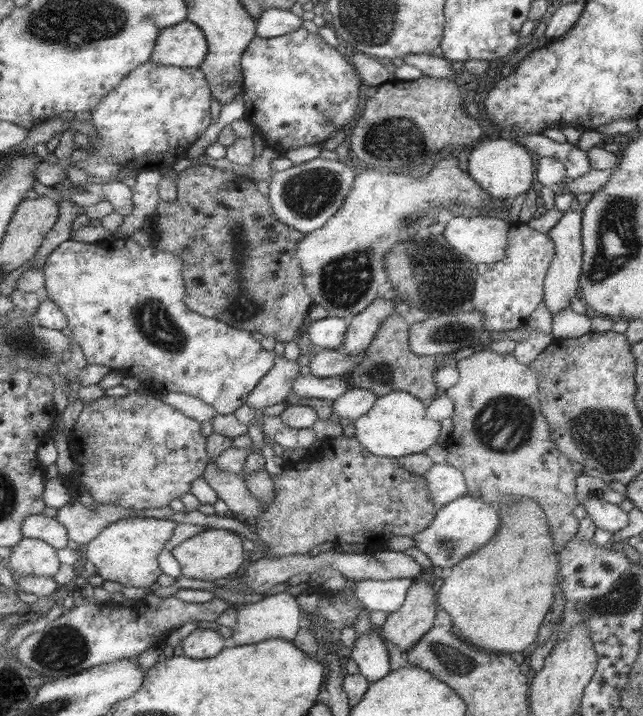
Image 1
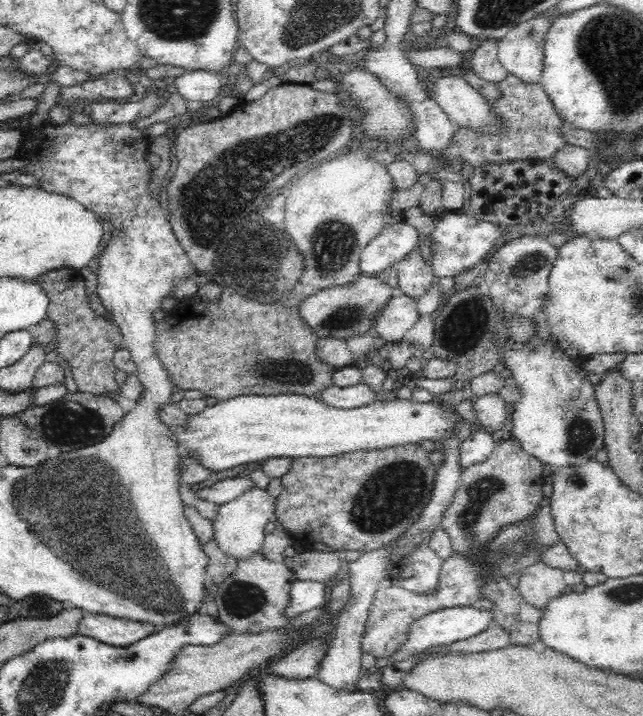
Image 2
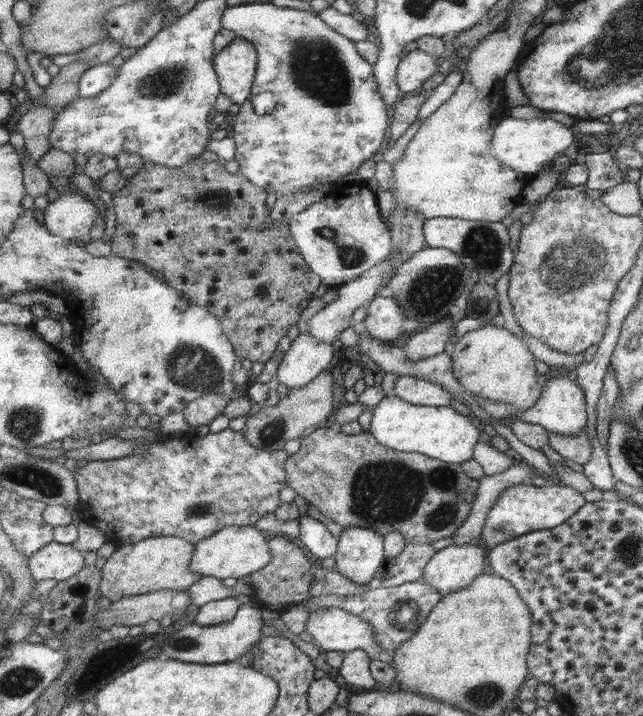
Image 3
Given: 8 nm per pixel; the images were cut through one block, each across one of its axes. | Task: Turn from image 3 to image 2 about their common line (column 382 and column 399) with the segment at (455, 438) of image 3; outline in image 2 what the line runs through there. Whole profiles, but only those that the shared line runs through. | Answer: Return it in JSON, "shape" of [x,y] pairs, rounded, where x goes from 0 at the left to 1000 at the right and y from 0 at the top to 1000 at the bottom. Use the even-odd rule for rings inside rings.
{"shape":[[[454,547],[446,550],[432,550],[426,553],[414,552],[376,552],[365,553],[355,559],[341,560],[336,567],[320,568],[314,575],[305,577],[303,580],[292,581],[292,592],[289,598],[274,598],[271,601],[271,612],[274,617],[280,620],[289,620],[292,628],[299,628],[308,640],[311,640],[311,648],[327,654],[331,659],[342,659],[351,656],[351,654],[364,654],[370,648],[386,648],[386,645],[404,645],[414,644],[414,640],[451,640],[454,642],[473,638],[498,638],[510,640],[516,637],[529,637],[529,634],[541,634],[549,631],[575,631],[575,628],[591,628],[597,626],[616,626],[616,623],[628,623],[631,620],[653,622],[661,616],[672,616],[672,619],[686,622],[691,615],[697,615],[700,606],[717,605],[719,612],[726,609],[736,602],[736,598],[728,592],[728,587],[723,587],[715,577],[709,575],[705,570],[691,567],[678,559],[667,561],[650,561],[631,556],[616,556],[605,560],[579,560],[575,564],[561,567],[560,570],[538,571],[519,570],[499,561],[490,552],[473,553],[470,550],[456,550]]]}

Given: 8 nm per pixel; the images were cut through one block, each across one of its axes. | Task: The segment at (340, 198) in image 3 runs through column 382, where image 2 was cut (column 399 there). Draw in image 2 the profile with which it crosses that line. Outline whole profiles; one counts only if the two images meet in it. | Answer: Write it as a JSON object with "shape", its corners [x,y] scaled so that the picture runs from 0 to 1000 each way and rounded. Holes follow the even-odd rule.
{"shape":[[[602,310],[600,318],[561,352],[563,381],[583,385],[627,363],[650,341],[650,324],[625,310]]]}

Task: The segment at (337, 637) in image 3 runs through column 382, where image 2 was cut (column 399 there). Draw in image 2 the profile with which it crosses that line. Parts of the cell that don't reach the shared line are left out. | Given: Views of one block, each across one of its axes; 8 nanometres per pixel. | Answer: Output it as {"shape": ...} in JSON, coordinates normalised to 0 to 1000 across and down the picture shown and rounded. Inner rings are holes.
{"shape":[[[736,846],[689,849],[663,856],[636,874],[633,894],[622,905],[617,905],[617,909],[610,916],[583,919],[582,934],[594,936],[614,925],[659,912],[667,905],[694,902],[700,898],[715,897],[715,894],[725,894],[733,888],[740,888],[745,883],[765,874],[765,866],[765,852],[750,852]]]}

